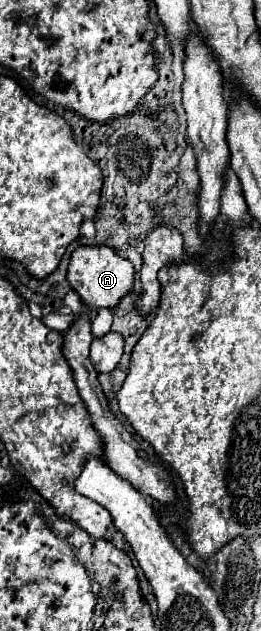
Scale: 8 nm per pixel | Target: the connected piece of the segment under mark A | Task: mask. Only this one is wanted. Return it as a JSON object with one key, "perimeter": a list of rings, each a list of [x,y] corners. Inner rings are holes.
{"perimeter":[[[78,247],[72,253],[66,279],[90,309],[114,309],[132,291],[134,269],[130,261],[114,255],[108,247]]]}

